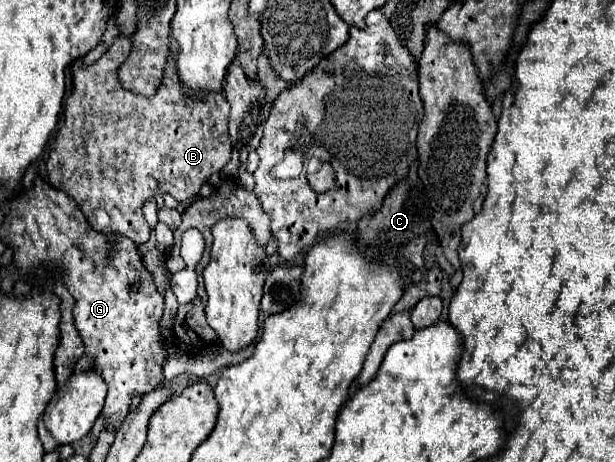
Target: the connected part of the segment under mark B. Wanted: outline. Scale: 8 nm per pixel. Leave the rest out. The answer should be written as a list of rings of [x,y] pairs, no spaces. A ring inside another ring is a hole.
[[[118,36],[108,52],[94,62],[92,66],[82,66],[78,60],[74,64],[74,92],[66,102],[64,122],[56,134],[54,144],[48,152],[48,180],[56,190],[64,190],[70,194],[78,208],[88,218],[90,226],[104,234],[122,234],[134,240],[136,244],[144,244],[150,236],[150,226],[142,216],[142,204],[150,200],[154,194],[172,194],[176,200],[190,200],[198,194],[202,184],[212,176],[218,174],[232,156],[230,134],[228,134],[228,112],[230,104],[226,102],[222,92],[216,94],[200,94],[186,98],[182,86],[178,84],[178,76],[174,70],[174,52],[176,42],[170,40],[170,58],[166,64],[166,72],[156,96],[142,98],[128,90],[122,90],[118,82],[118,64],[126,60],[130,54],[132,42],[124,36]],[[104,212],[106,218],[98,218]]]

